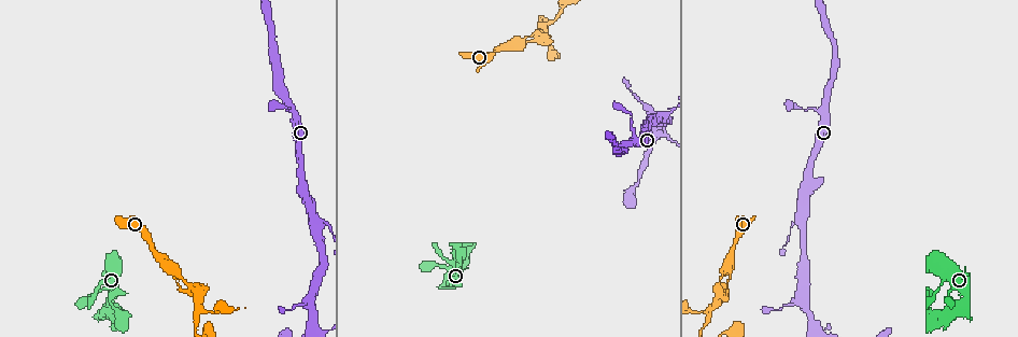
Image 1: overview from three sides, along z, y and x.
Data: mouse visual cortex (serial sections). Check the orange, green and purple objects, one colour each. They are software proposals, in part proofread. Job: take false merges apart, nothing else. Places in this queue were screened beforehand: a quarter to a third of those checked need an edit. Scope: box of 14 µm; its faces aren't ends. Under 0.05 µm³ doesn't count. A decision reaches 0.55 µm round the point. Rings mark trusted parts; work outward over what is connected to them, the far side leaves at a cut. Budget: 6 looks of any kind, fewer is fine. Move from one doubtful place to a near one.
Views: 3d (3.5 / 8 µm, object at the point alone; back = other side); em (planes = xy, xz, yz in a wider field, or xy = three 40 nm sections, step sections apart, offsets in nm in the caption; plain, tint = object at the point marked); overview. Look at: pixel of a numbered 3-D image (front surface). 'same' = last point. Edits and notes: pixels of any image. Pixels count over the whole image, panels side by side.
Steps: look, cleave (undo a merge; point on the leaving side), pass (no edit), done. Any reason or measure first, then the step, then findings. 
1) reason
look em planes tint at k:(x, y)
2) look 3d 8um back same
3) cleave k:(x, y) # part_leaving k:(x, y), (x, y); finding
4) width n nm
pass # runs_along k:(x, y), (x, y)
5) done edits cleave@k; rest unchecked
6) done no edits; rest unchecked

a narrow waist
look em xy step 3 tint at 1:(195, 288)

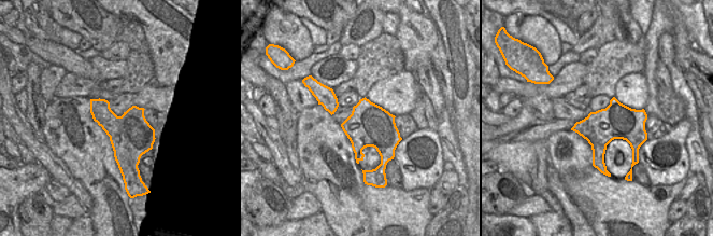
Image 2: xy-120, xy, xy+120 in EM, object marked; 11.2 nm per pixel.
wider look
look 3d 3.5um back same

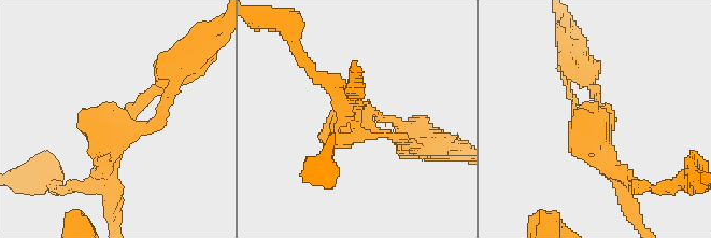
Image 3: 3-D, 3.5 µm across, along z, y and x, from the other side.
cleave 3:(161, 120) # a second cell is stuck on

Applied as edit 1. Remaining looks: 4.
look 3d 3.5um at 1:(455, 248)

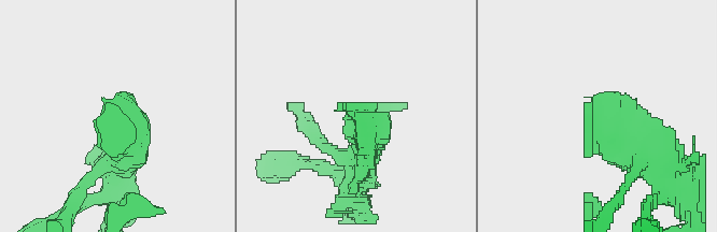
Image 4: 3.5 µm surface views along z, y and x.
now the EM
look em xy step 3 tint at 4:(363, 116)

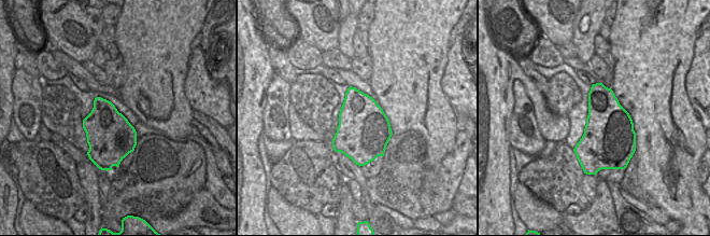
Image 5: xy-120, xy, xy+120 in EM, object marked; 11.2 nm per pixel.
another direction
look em xy step 1 tint same

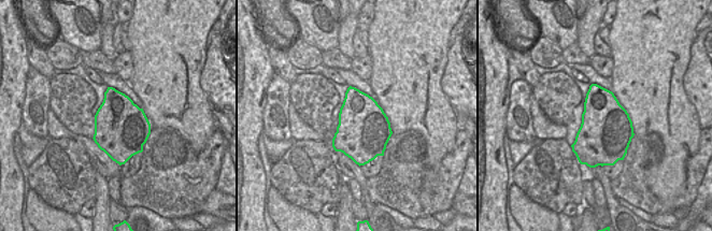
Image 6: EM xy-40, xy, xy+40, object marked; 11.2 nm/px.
pass # runs_along 4:(650, 164), (603, 129), (592, 99); all the same cell

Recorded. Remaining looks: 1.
done edits cleave@3; rest unchecked

